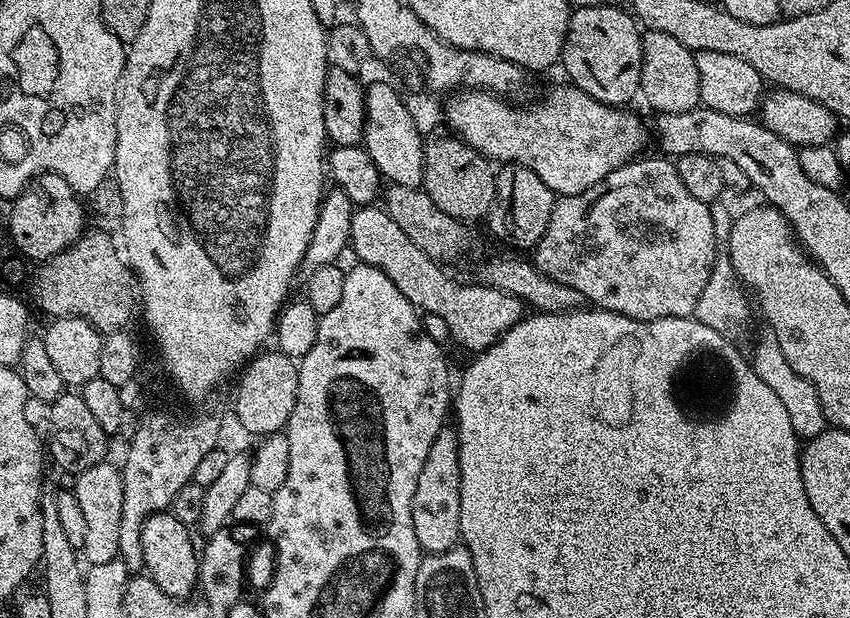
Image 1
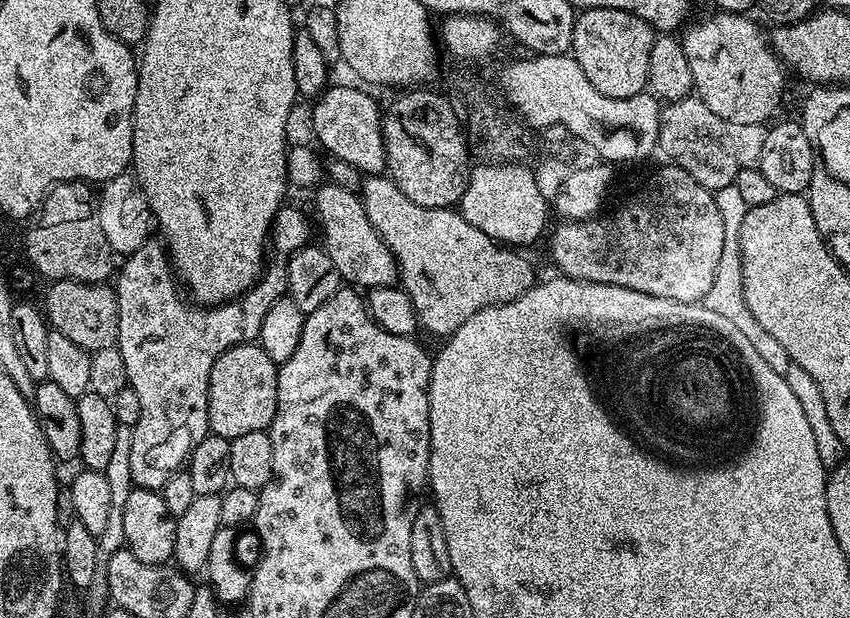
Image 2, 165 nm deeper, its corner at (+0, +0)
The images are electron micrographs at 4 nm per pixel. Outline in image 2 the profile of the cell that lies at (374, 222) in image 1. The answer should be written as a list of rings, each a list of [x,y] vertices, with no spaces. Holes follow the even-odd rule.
[[[324,182],[315,189],[318,228],[324,231],[322,247],[338,270],[341,281],[364,290],[390,287],[397,283],[396,259],[366,218],[363,199],[338,185]]]

